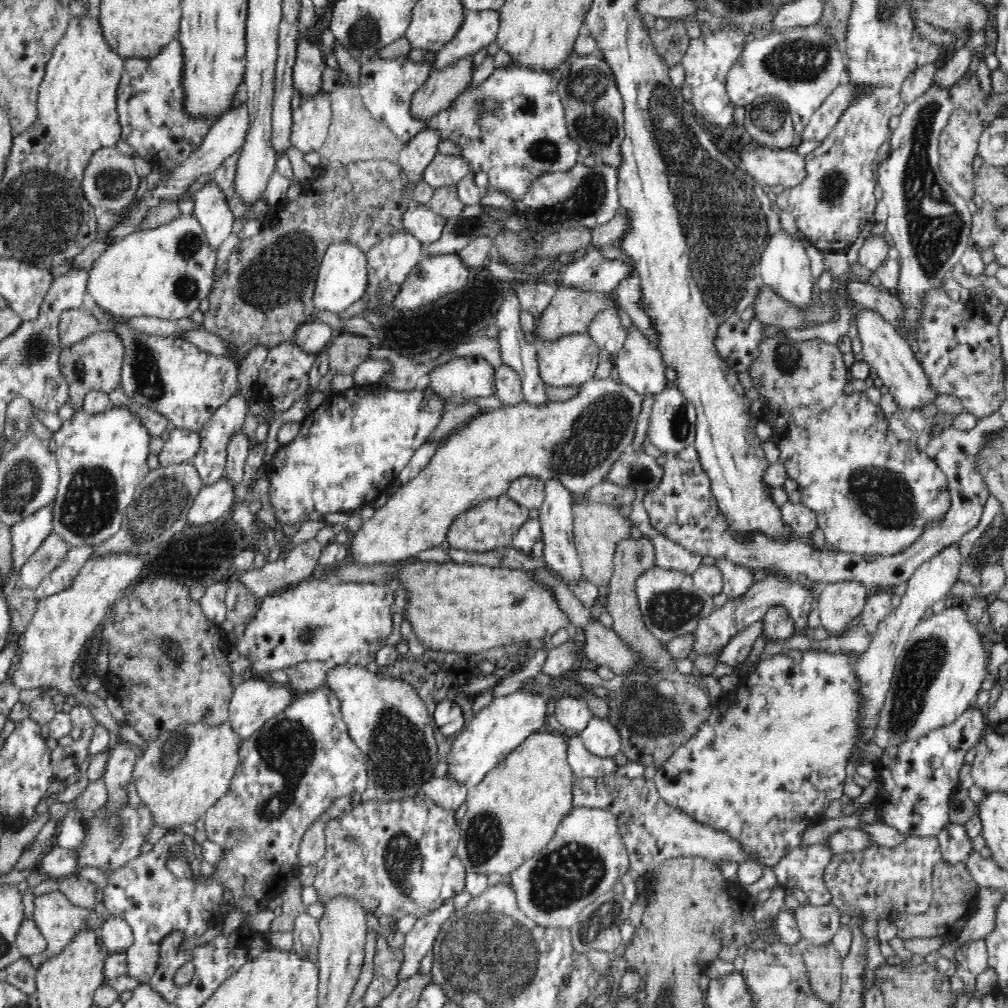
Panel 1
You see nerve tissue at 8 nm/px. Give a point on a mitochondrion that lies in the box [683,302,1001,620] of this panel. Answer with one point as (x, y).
(884, 497)

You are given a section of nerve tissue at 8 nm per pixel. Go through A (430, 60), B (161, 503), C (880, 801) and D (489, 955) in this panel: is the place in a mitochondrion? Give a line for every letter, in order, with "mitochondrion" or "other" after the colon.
A: other
B: mitochondrion
C: other
D: mitochondrion

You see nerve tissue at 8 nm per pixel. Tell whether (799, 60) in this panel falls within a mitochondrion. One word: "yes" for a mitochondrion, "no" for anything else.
yes

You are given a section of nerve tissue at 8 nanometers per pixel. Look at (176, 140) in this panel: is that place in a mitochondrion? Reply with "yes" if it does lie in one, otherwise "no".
no

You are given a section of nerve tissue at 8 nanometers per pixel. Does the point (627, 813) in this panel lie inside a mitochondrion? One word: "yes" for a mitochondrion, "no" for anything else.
no

